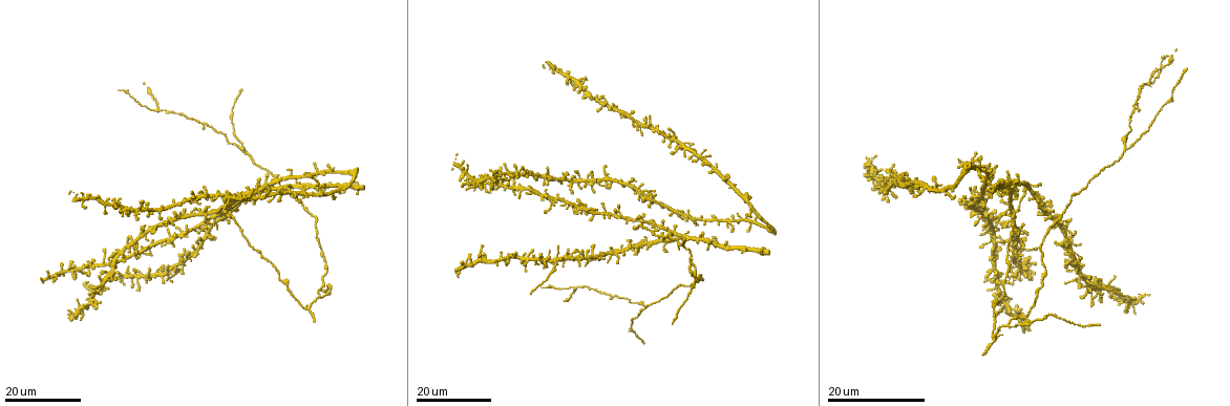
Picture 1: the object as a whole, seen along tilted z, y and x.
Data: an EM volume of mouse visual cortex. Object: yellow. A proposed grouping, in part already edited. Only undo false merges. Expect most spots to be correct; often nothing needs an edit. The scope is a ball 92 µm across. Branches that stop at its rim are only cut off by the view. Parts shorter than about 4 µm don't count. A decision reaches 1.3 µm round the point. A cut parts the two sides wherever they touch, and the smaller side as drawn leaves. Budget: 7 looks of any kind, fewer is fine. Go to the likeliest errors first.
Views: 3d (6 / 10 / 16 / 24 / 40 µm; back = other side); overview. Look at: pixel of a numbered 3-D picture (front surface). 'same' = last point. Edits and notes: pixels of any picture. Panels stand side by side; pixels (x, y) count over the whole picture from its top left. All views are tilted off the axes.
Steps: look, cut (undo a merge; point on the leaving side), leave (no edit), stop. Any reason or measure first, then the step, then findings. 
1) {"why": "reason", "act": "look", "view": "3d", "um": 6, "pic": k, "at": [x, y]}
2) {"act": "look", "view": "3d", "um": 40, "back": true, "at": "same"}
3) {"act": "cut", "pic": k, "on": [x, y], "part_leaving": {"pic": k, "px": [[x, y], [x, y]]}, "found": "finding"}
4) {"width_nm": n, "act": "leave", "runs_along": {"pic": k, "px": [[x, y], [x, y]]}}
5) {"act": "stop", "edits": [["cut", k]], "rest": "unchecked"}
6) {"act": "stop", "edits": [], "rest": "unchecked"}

{"why": "thin arm on a thick one", "act": "look", "view": "3d", "um": 16, "pic": 1, "at": [554, 260]}

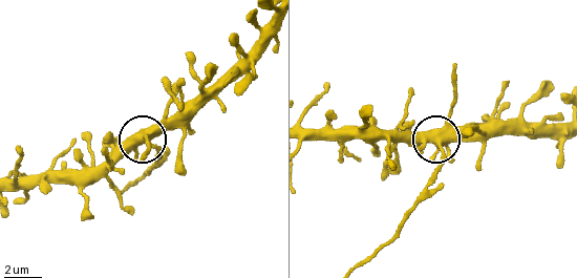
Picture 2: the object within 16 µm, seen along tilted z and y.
{"act": "look", "view": "3d", "um": 6, "pic": 2, "at": [141, 141]}

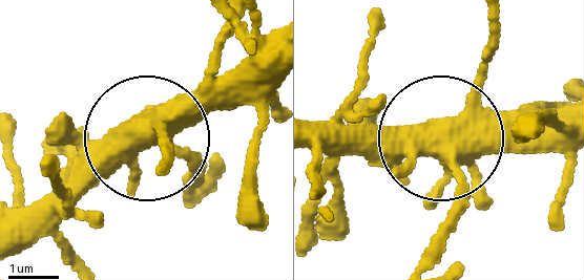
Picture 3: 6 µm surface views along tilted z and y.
{"width_nm": 460, "act": "cut", "pic": 3, "on": [445, 250], "found": "two neurons meet here"}

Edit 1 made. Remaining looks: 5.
{"why": "see it whole again", "act": "look", "view": "overview"}

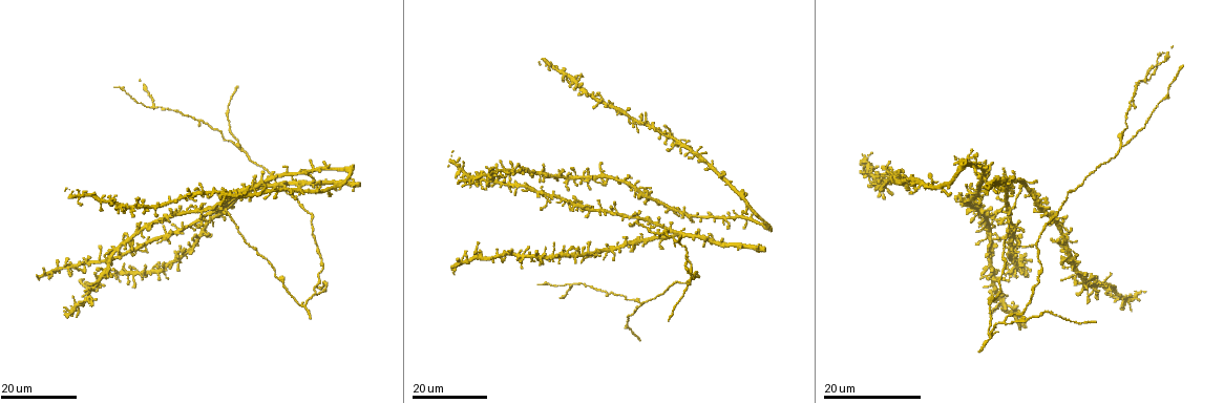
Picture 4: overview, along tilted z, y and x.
{"why": "three arms meet", "act": "look", "view": "3d", "um": 24, "pic": 4, "at": [1124, 145]}

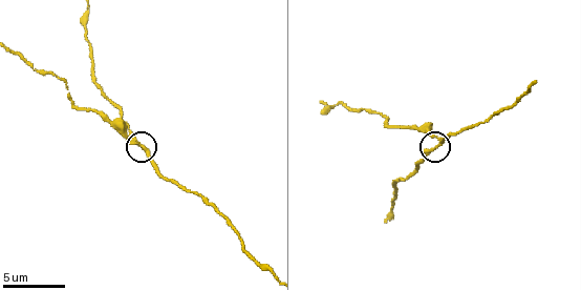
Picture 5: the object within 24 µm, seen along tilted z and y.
{"act": "look", "view": "3d", "um": 10, "pic": 5, "at": [147, 149]}

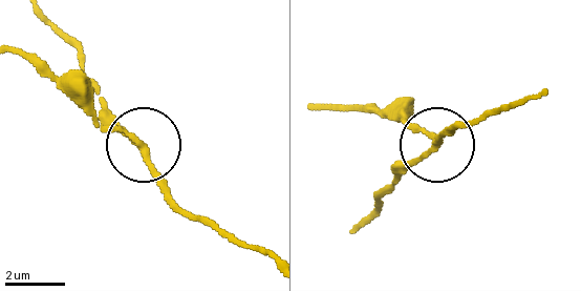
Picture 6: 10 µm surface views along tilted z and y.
{"arms": 3, "act": "leave", "runs_along": {"pic": 6, "px": [[534, 96], [467, 122], [402, 179]]}, "found": "one neuron here"}

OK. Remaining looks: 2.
{"why": "looks like a crossing", "act": "look", "view": "3d", "um": 24, "pic": 4, "at": [669, 137]}

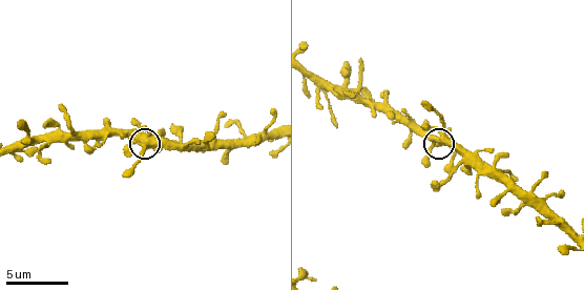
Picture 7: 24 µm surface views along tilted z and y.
{"act": "look", "view": "3d", "um": 10, "pic": 7, "at": [442, 136]}

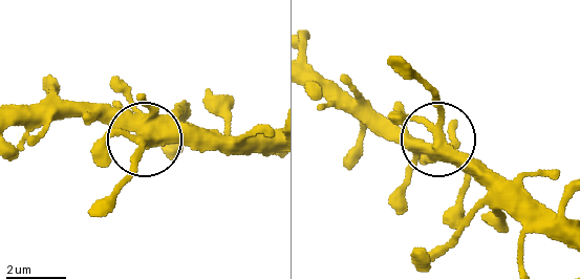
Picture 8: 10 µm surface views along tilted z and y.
{"arms": 5, "act": "leave", "found": "continuous, no second neuron"}

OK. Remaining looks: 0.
{"act": "stop", "edits": [["cut", 3]], "rest": "unchecked"}

